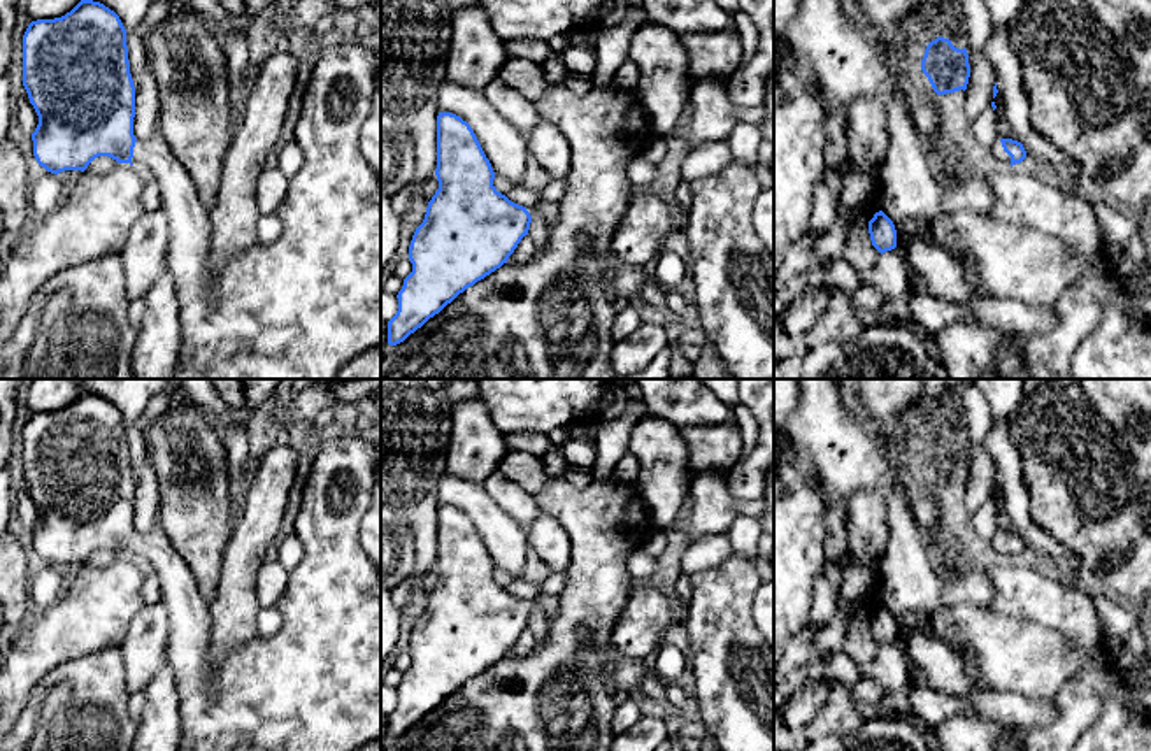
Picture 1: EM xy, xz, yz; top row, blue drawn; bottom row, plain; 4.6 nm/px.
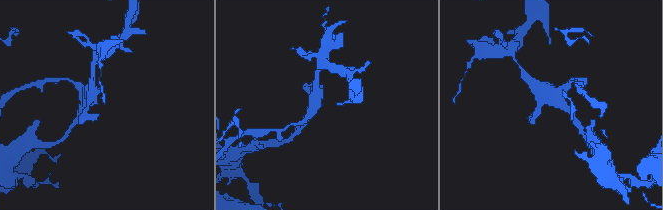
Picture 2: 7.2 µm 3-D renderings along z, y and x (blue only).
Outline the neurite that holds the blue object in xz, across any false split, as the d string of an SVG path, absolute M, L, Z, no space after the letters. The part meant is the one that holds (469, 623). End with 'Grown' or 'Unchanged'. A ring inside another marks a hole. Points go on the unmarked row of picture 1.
M451 505L437 509L437 561L439 583L426 600L423 616L416 621L409 653L412 665L398 684L398 704L388 714L388 737L397 739L439 707L460 686L484 672L514 646L528 628L532 609L539 607L547 619L558 614L558 597L542 590L532 600L511 595L495 579L495 565L474 523L467 514Z. Grown

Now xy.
M81 393L70 405L61 411L32 414L23 428L23 479L28 486L30 497L39 509L39 518L32 526L33 549L37 556L47 565L58 569L65 563L84 565L95 551L109 549L118 556L130 556L147 561L158 576L161 586L160 602L167 607L168 616L167 660L174 670L181 698L179 707L182 737L179 751L356 751L358 747L381 737L381 574L360 544L360 523L372 502L375 463L377 447L360 433L347 433L335 439L319 439L318 453L304 488L302 505L295 519L295 533L304 546L304 560L293 572L290 572L286 588L281 598L275 602L275 607L284 616L282 628L272 637L256 635L237 651L230 653L228 658L223 660L218 667L214 667L209 651L209 602L200 595L198 583L193 577L188 563L175 551L161 528L156 526L147 533L139 533L133 528L135 479L130 467L126 423L119 409L100 395Z. Grown

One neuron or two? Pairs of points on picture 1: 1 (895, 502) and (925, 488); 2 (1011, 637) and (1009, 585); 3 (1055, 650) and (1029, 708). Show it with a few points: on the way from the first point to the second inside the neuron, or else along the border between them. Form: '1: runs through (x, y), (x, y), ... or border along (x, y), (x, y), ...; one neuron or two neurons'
1: border along (892, 458), (902, 472), (907, 506), (922, 536); two neurons
2: border along (983, 607), (1032, 620), (1051, 629); two neurons
3: border along (993, 690), (1050, 699); two neurons

